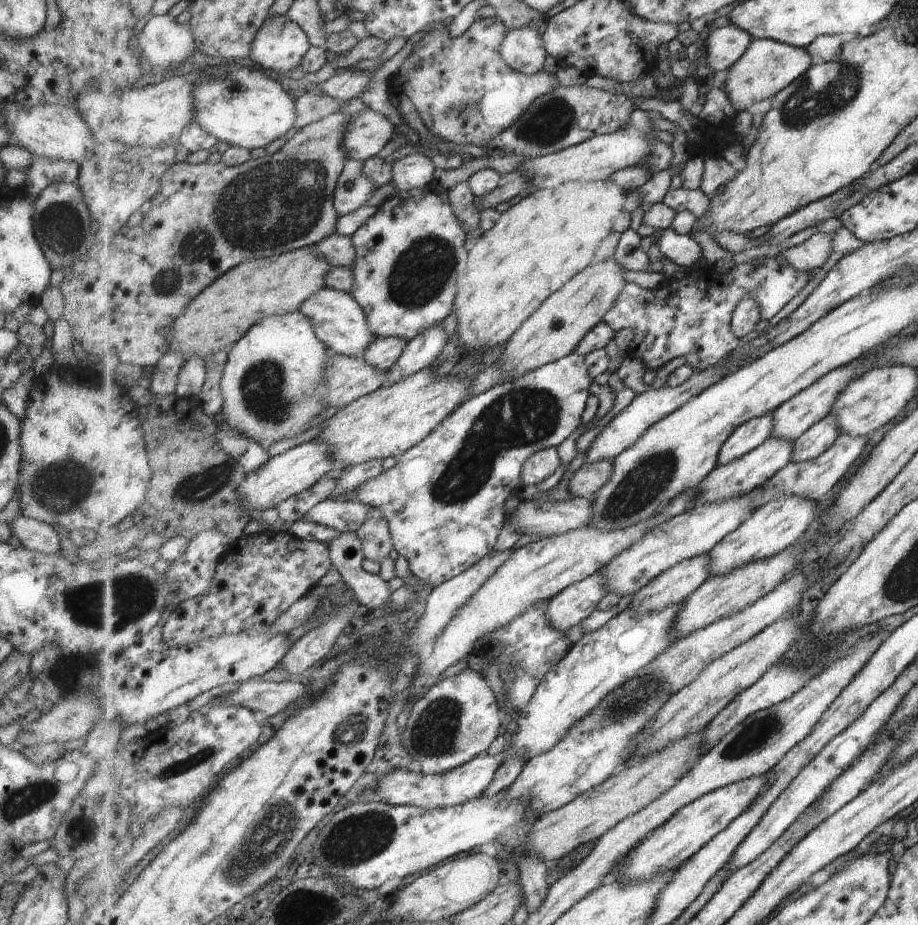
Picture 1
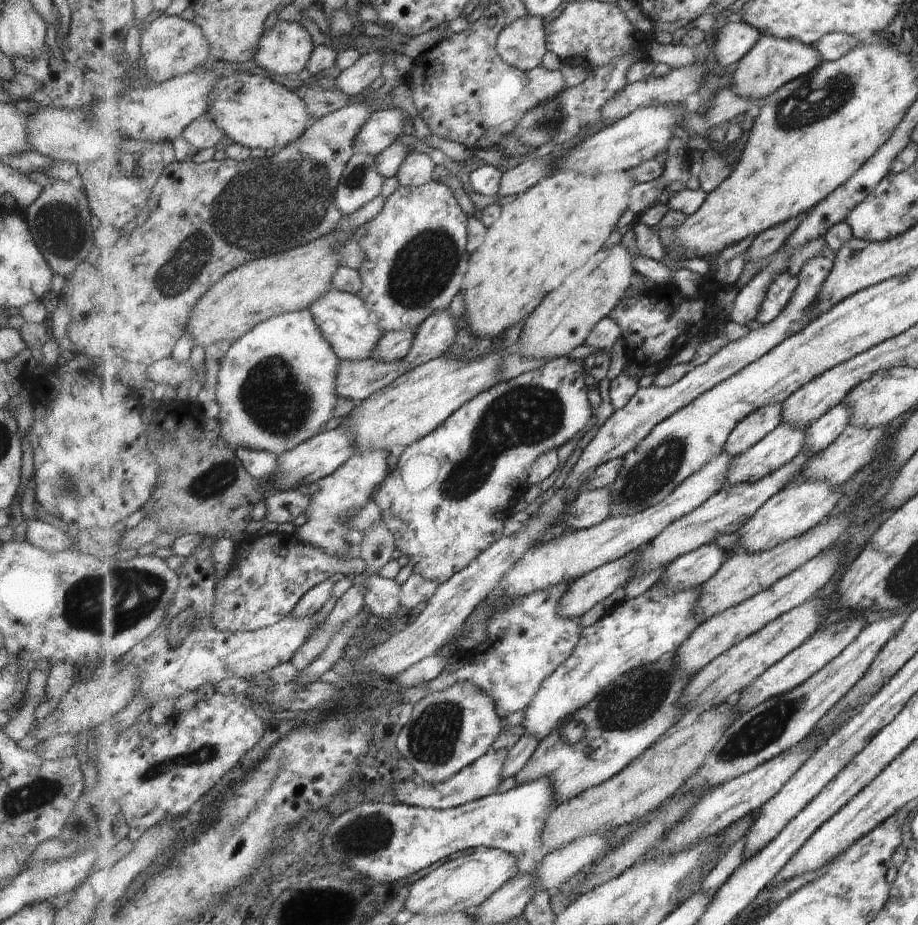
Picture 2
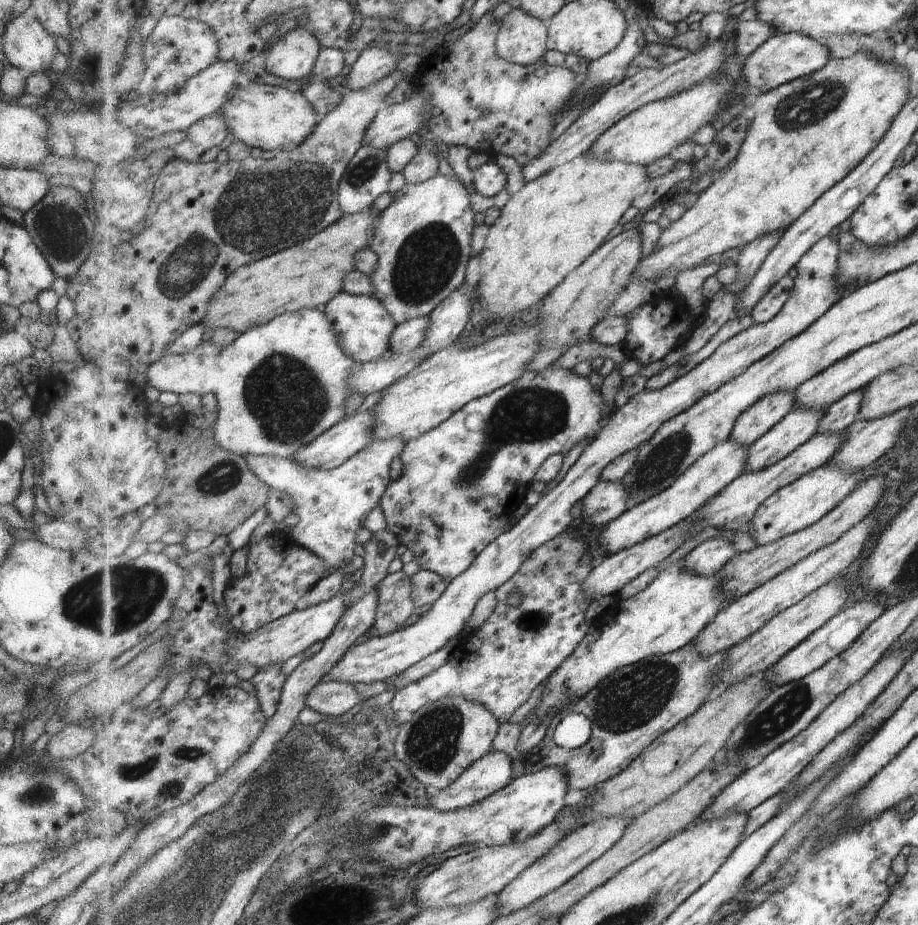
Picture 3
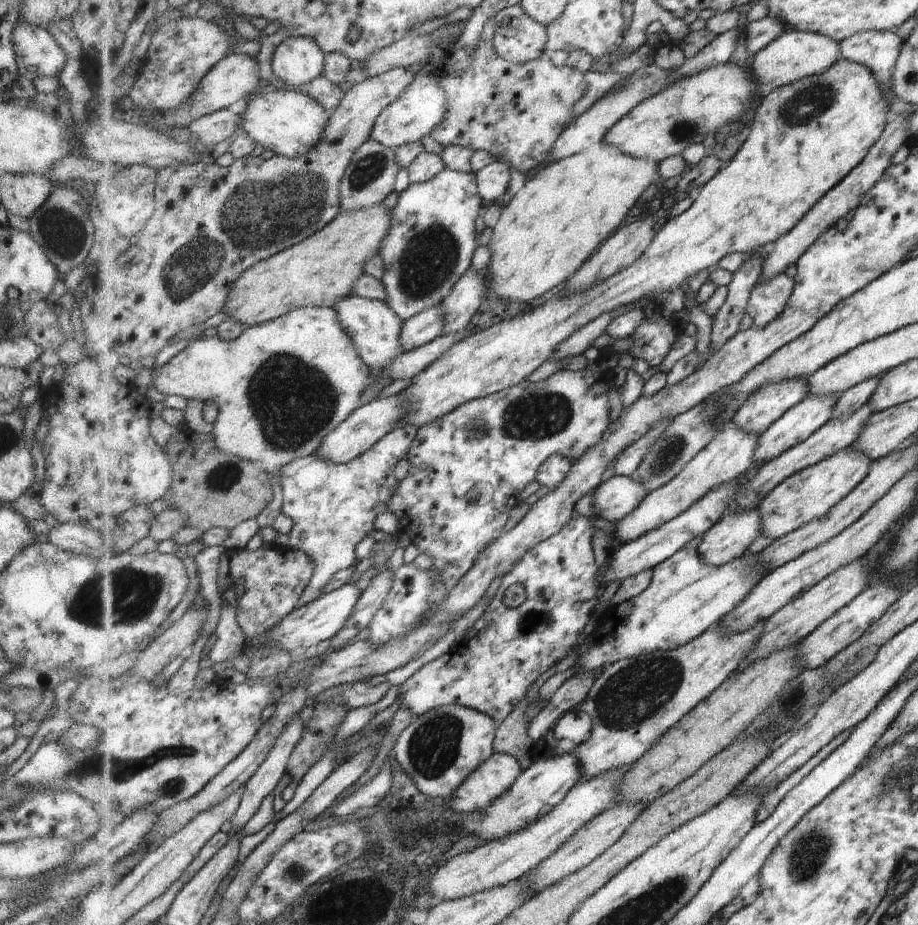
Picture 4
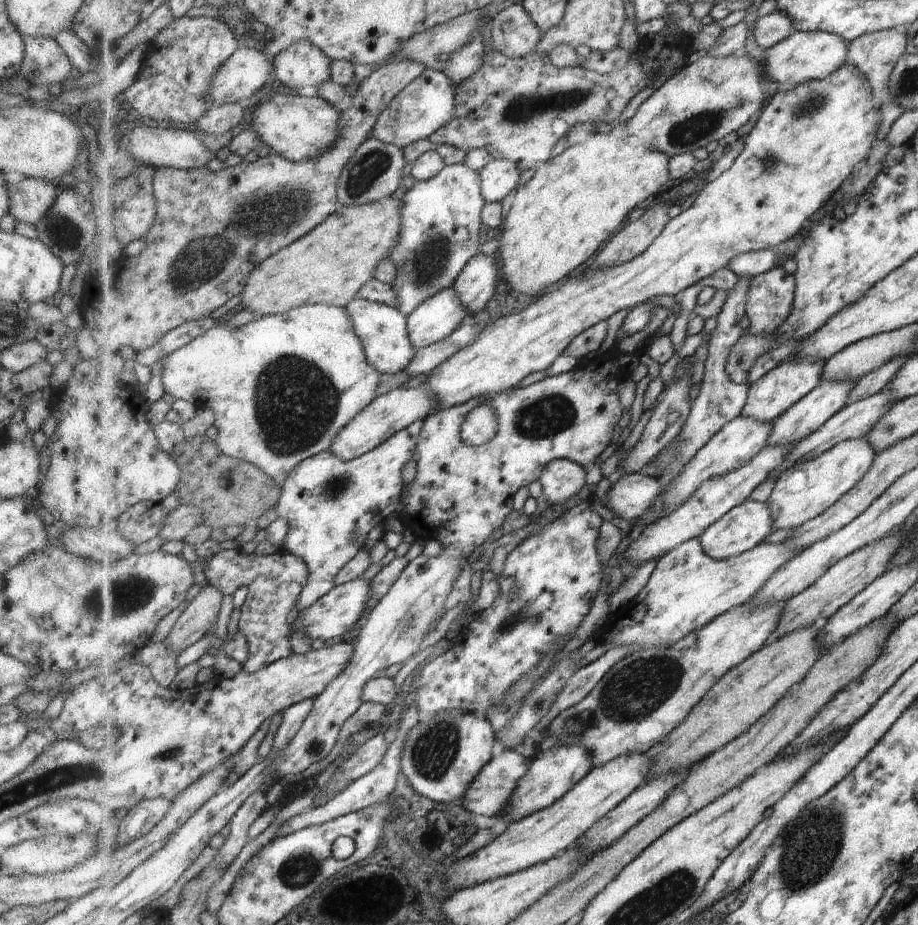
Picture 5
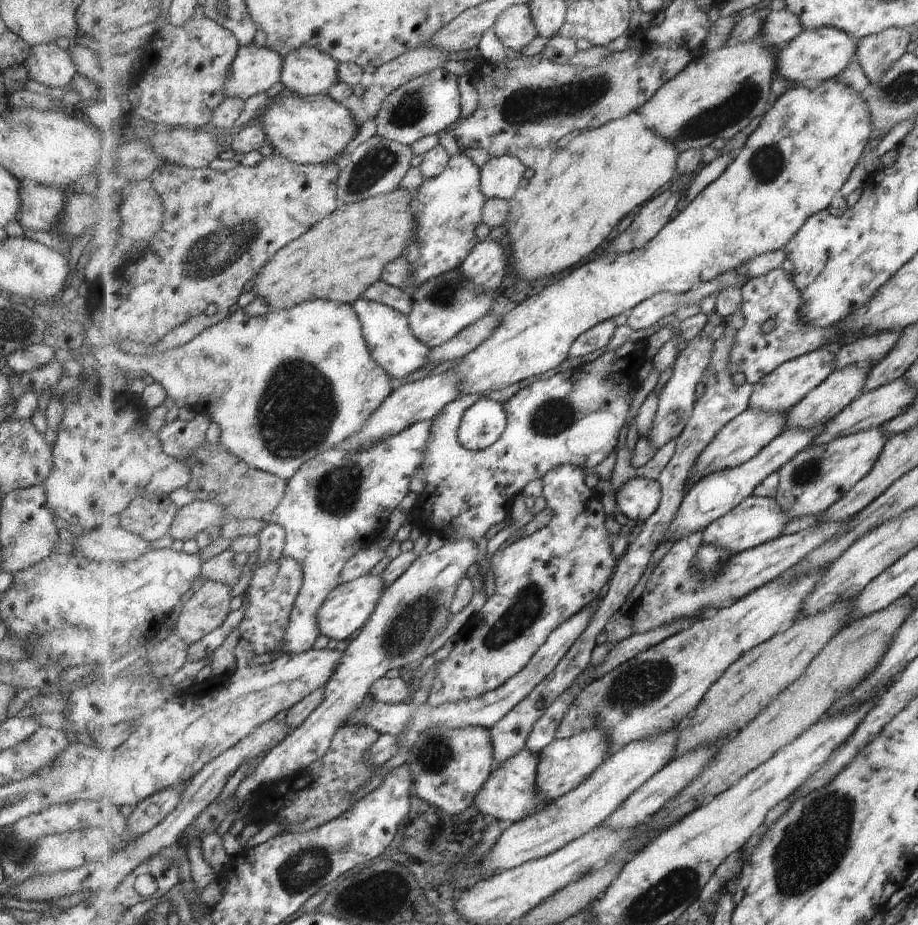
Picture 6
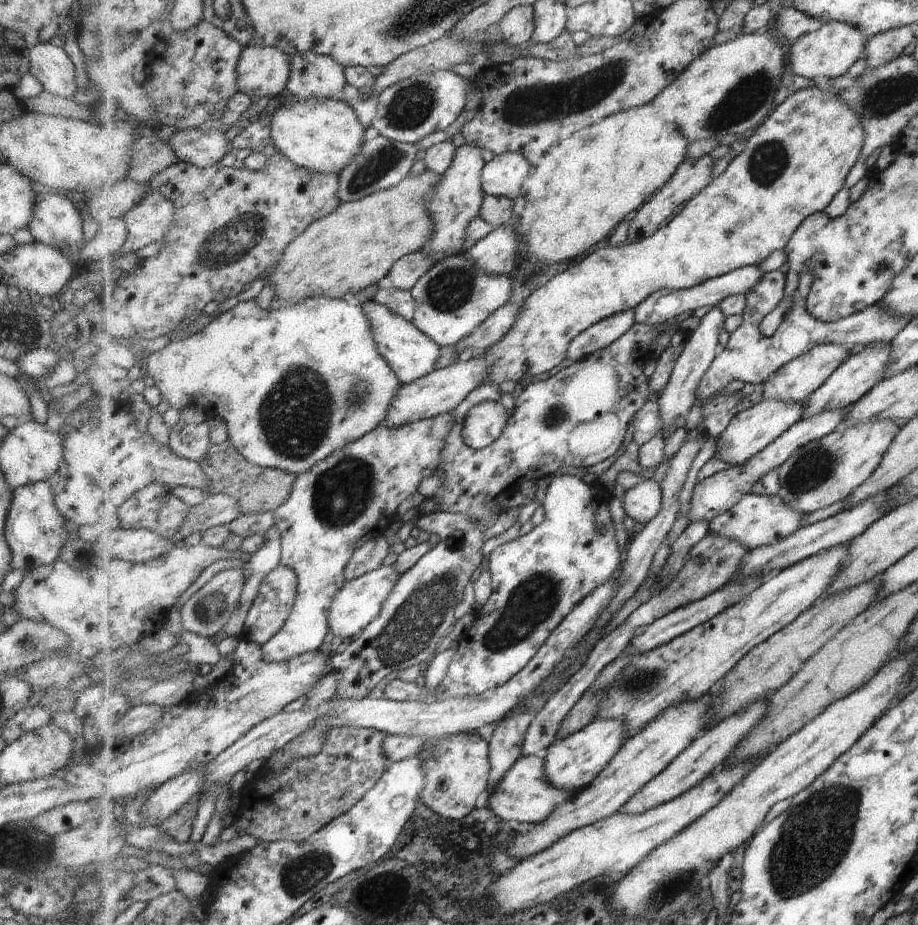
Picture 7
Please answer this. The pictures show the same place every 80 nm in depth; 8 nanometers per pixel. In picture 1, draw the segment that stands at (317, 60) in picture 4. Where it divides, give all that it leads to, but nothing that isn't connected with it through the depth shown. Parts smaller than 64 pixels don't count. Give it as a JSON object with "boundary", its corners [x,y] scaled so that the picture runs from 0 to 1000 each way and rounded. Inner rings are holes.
{"boundary":[[[306,15],[289,21],[272,51],[277,68],[312,81],[328,69],[340,48],[324,23]]]}

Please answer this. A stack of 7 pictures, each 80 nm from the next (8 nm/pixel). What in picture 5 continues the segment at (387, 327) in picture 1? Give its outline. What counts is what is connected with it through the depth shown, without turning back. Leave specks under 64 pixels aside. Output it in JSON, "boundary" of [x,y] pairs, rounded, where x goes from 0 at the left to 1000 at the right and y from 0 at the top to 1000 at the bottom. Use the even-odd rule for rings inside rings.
{"boundary":[[[509,177],[487,178],[476,190],[474,190],[473,194],[453,196],[451,200],[440,210],[437,218],[438,226],[436,232],[438,245],[436,249],[436,254],[432,254],[431,263],[429,264],[429,267],[427,268],[427,271],[425,272],[423,279],[430,284],[430,288],[432,288],[432,298],[426,308],[428,308],[430,316],[434,318],[434,323],[436,324],[434,334],[443,344],[446,341],[450,339],[450,336],[452,336],[454,332],[458,332],[459,329],[469,323],[471,320],[474,320],[477,316],[480,316],[484,312],[491,312],[497,306],[497,303],[502,298],[505,290],[510,288],[511,282],[516,277],[520,277],[522,275],[525,265],[524,259],[522,259],[522,251],[524,251],[525,246],[528,246],[528,242],[525,239],[525,229],[532,218],[525,211],[524,192],[522,185],[513,184],[513,182],[509,179]]]}

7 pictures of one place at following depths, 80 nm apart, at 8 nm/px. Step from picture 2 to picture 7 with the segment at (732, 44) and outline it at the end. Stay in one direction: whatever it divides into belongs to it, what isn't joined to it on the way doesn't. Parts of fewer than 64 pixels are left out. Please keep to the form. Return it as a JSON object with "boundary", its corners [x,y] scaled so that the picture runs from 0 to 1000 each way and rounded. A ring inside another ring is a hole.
{"boundary":[[[855,9],[847,15],[845,30],[842,34],[850,44],[858,49],[875,38],[890,35],[895,27],[893,22],[879,17],[866,9]]]}

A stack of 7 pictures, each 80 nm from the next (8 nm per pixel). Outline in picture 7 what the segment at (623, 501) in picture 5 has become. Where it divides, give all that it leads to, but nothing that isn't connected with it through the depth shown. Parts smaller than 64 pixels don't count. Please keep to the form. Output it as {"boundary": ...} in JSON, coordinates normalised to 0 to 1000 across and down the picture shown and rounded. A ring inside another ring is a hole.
{"boundary":[[[705,518],[694,522],[680,534],[680,551],[696,565],[706,565],[720,554],[722,531],[719,521]]]}

